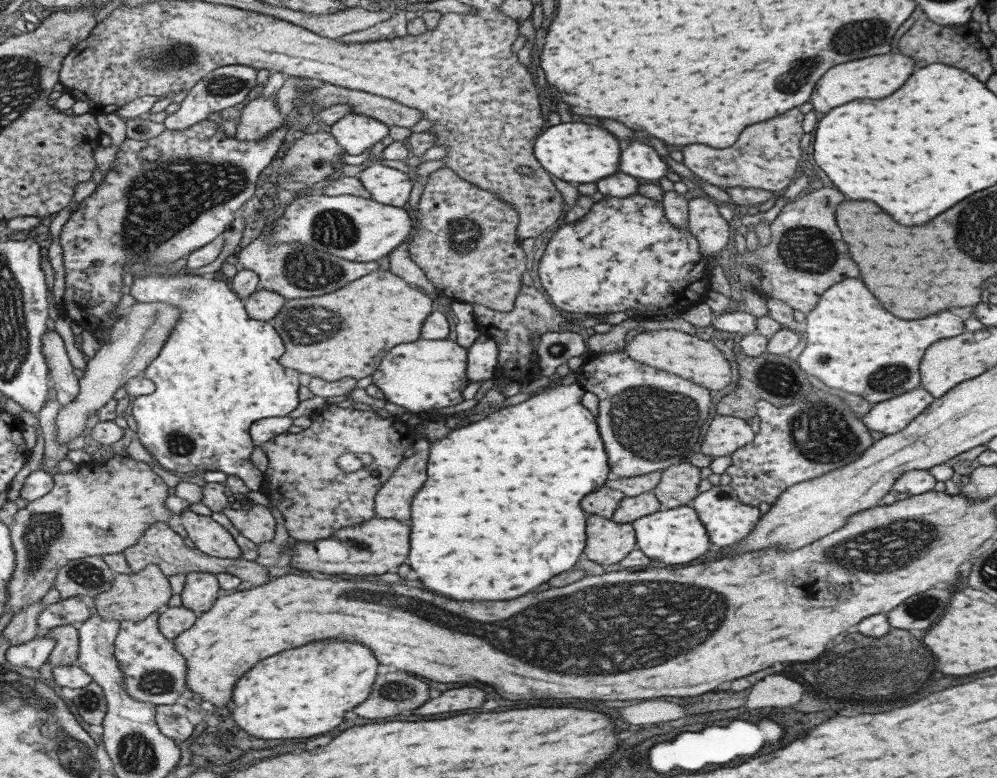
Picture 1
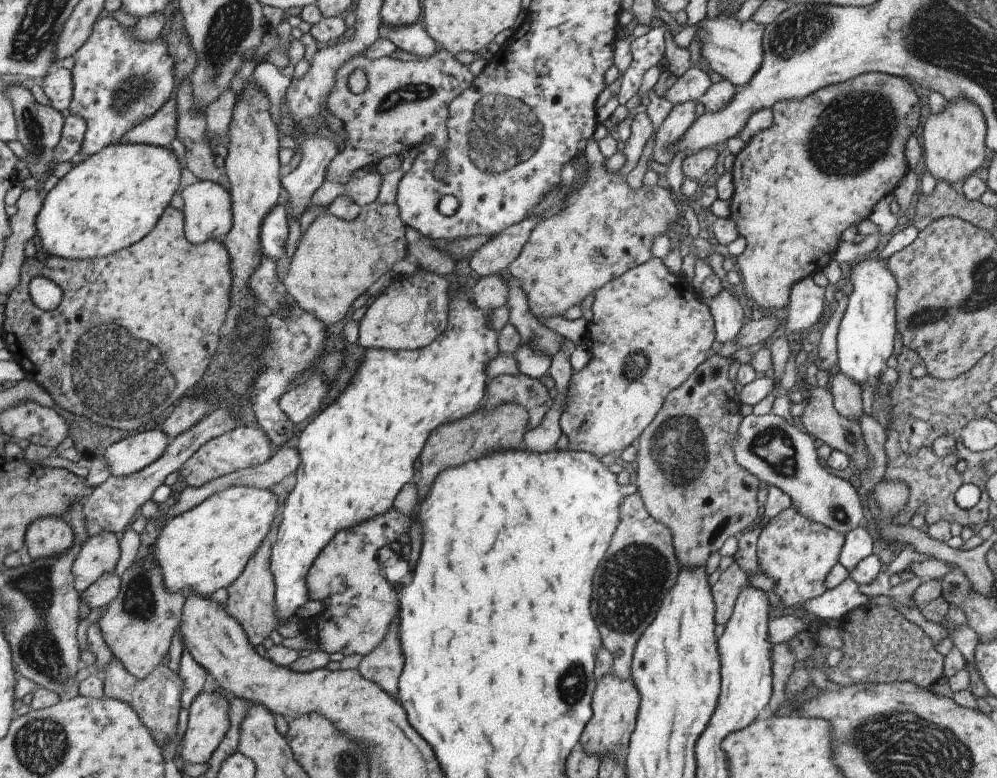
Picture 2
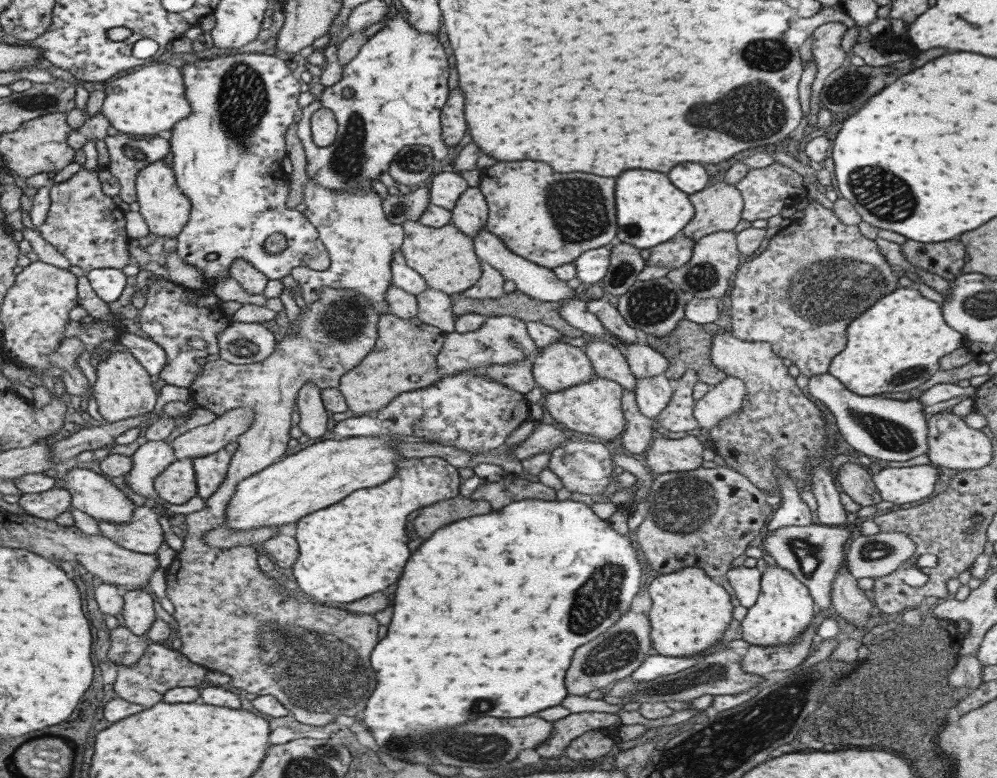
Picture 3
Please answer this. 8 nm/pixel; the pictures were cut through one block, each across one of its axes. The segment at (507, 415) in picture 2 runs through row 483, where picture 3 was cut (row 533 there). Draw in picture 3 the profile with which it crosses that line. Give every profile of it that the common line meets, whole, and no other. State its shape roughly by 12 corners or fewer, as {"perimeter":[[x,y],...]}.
{"perimeter":[[459,495],[420,508],[410,524],[428,540],[438,528],[490,514],[489,502]]}

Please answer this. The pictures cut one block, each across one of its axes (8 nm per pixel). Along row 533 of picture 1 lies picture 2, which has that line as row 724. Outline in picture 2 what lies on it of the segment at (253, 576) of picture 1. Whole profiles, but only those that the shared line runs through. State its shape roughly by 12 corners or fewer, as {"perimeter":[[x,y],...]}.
{"perimeter":[[116,656],[104,697],[135,708],[162,748],[174,739],[182,675],[160,664],[138,680]]}

